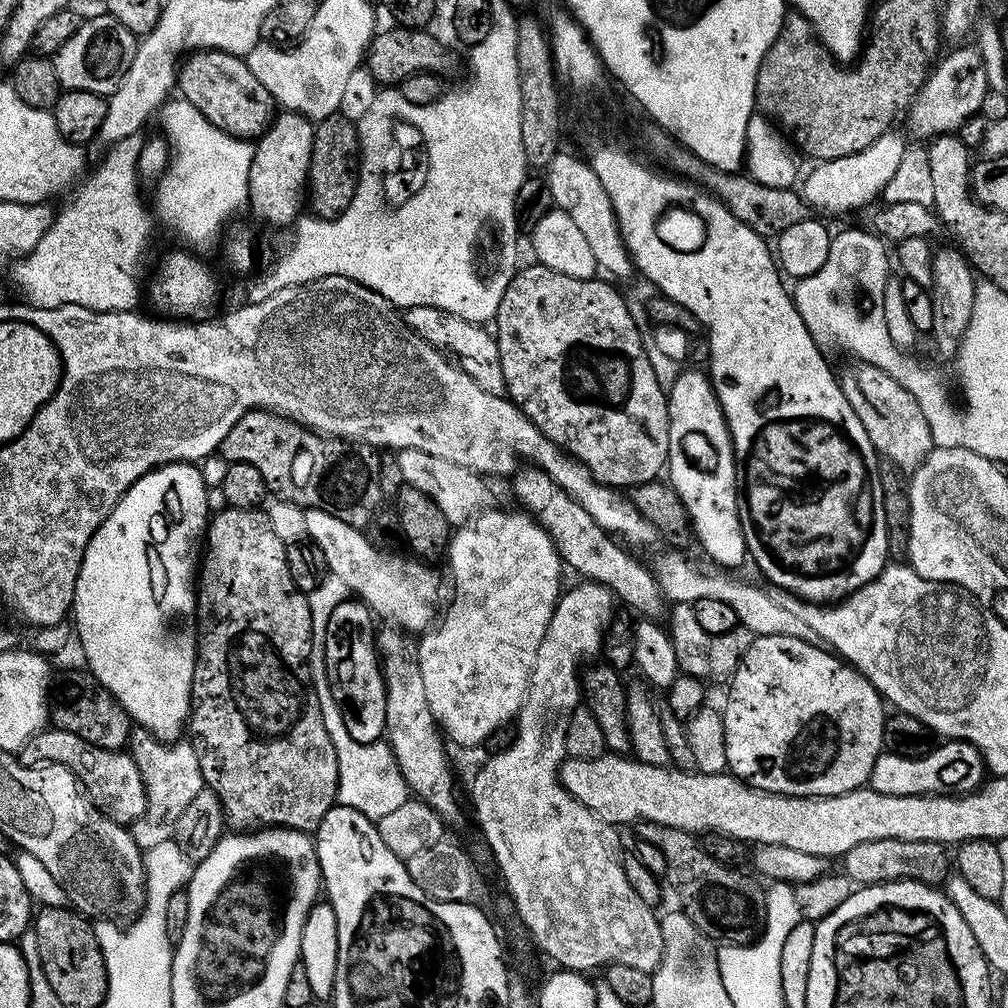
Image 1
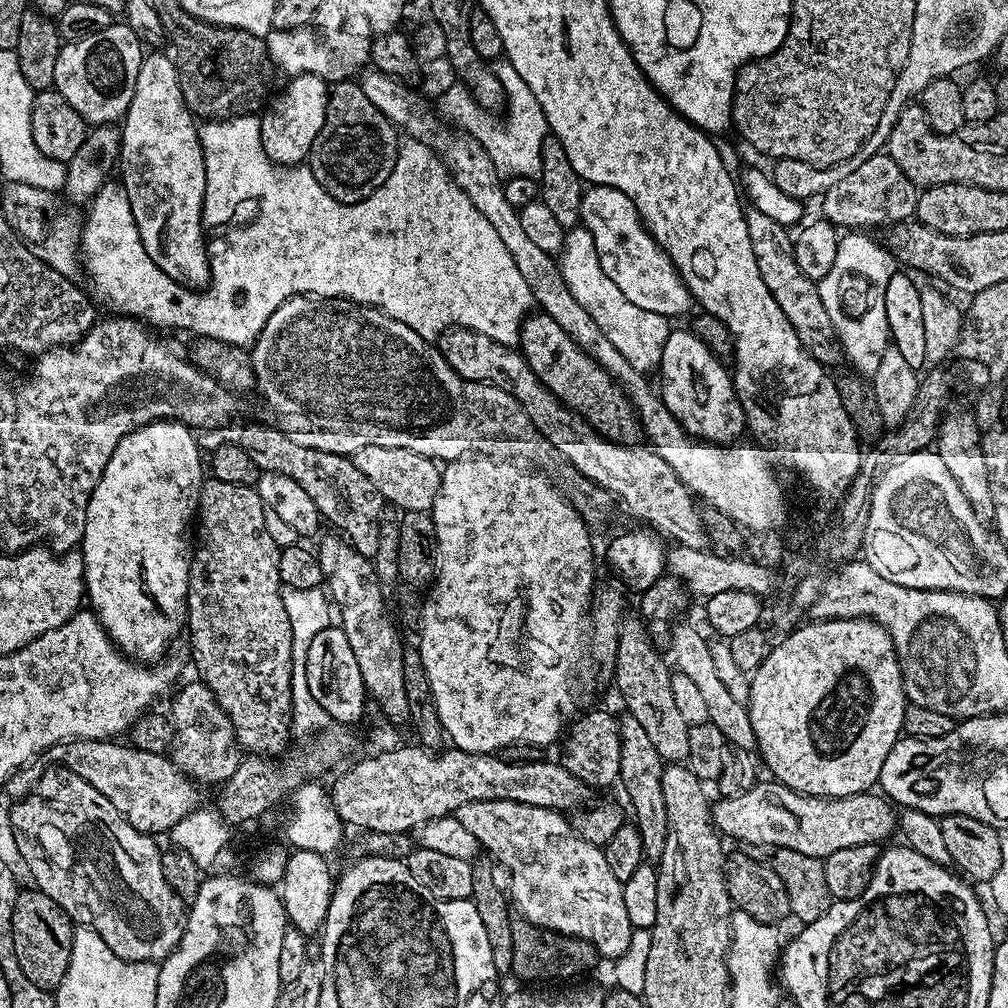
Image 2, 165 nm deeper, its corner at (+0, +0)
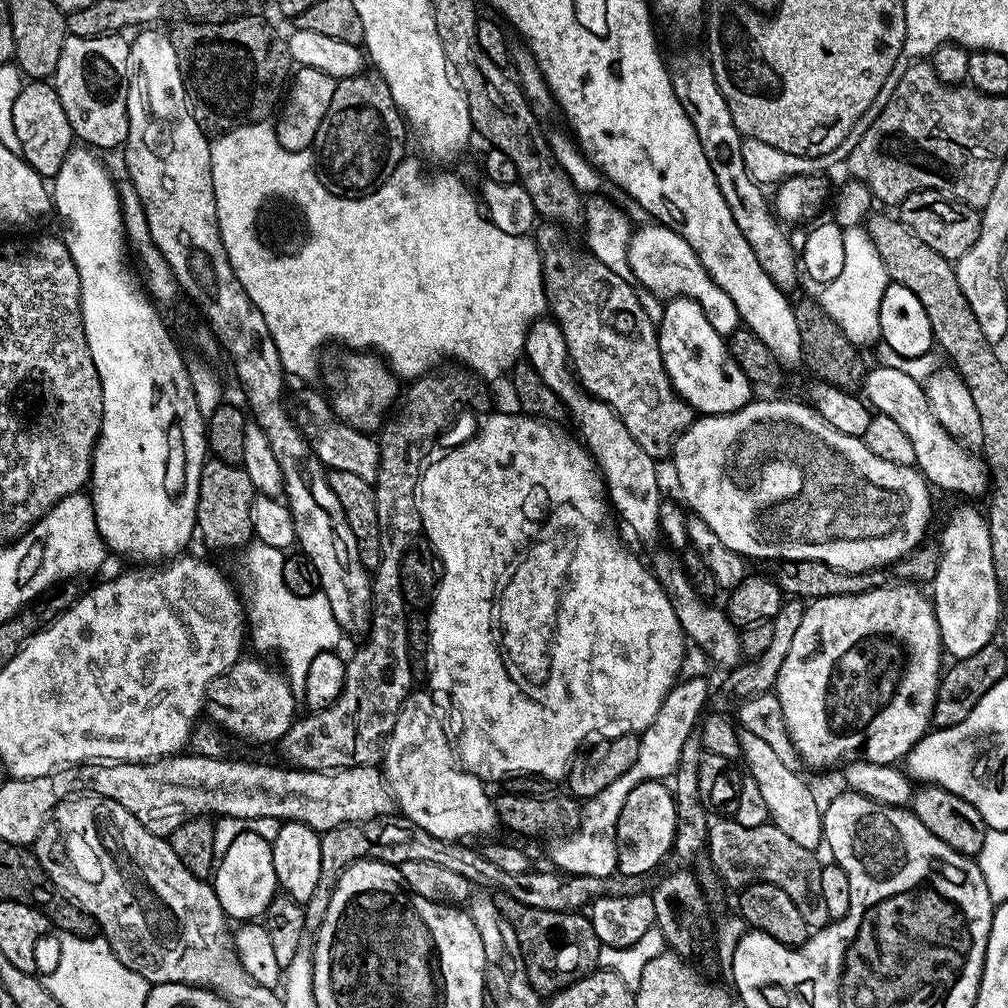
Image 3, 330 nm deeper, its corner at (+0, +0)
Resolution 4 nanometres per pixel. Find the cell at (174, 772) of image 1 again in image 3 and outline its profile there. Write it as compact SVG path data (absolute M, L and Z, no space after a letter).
M241 658L227 668L214 682L210 682L204 696L207 719L216 724L229 737L249 740L252 744L272 744L283 741L292 721L297 719L295 693L283 671L271 668L260 660Z

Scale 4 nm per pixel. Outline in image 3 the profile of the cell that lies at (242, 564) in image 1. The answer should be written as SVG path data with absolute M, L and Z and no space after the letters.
M215 458L205 459L200 475L196 527L198 536L212 548L243 549L253 539L250 506L257 496L250 474L239 464L227 464Z

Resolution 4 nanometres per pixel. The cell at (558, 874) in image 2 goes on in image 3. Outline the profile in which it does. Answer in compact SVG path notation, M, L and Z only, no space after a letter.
M413 690L404 697L404 705L398 710L394 730L388 735L382 753L382 771L384 783L392 793L395 807L400 808L399 815L405 820L413 820L426 834L439 840L466 838L462 836L484 836L498 828L496 806L493 797L484 793L485 781L470 776L458 763L457 753L450 743L450 736L444 733L444 724L440 721L438 705L427 691Z

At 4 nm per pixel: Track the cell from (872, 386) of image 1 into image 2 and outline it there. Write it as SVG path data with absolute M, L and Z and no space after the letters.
M753 207L745 211L744 221L750 230L750 246L754 246L758 274L762 274L766 290L770 290L774 302L778 302L778 310L786 314L786 322L794 326L798 342L825 368L831 368L840 360L842 362L843 348L836 337L834 322L830 322L830 314L826 314L826 306L822 306L817 281L806 278L806 274L802 274L802 269L798 266L798 258L794 258L793 233L785 225L766 218L762 210Z

